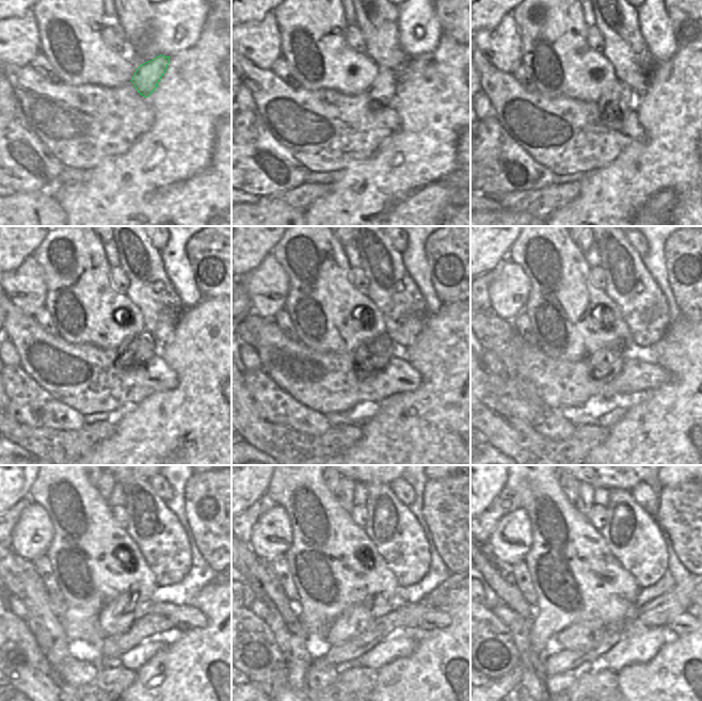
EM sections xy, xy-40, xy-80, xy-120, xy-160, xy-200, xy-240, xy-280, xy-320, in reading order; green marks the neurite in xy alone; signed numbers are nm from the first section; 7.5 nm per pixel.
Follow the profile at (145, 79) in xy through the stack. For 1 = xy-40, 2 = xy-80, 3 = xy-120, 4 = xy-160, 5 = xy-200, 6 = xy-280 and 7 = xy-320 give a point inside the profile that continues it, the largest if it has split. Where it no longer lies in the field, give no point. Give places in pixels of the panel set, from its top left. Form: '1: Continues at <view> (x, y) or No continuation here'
1: Continues at xy-40 (383, 89)
2: Continues at xy-80 (617, 102)
3: Continues at xy-120 (140, 349)
4: Continues at xy-160 (383, 343)
5: Continues at xy-200 (603, 372)
6: Continues at xy-280 (352, 622)
7: Continues at xy-320 (577, 636).

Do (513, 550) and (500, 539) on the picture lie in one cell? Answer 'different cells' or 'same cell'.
same cell

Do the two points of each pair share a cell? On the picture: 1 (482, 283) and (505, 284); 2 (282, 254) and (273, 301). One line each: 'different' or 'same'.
1: different
2: different

